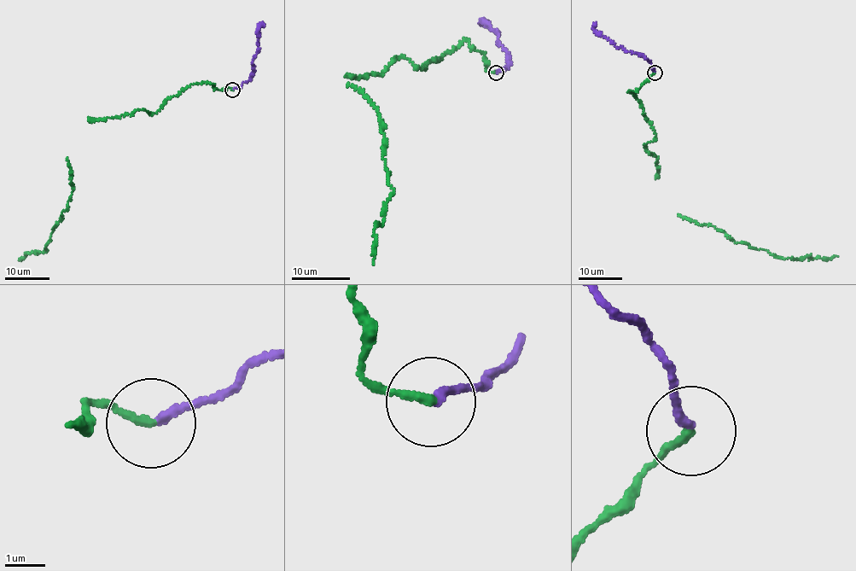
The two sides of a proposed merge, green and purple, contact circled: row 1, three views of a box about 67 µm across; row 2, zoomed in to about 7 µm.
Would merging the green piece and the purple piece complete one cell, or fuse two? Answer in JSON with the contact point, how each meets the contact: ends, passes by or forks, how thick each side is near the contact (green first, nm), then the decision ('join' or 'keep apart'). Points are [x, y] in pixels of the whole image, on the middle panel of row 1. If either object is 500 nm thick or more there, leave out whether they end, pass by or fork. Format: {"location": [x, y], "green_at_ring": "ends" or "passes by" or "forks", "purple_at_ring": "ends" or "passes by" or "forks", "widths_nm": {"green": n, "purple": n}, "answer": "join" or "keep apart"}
{"location": [496, 72], "green_at_ring": "ends", "purple_at_ring": "ends", "widths_nm": {"green": 200, "purple": 200}, "answer": "join"}

